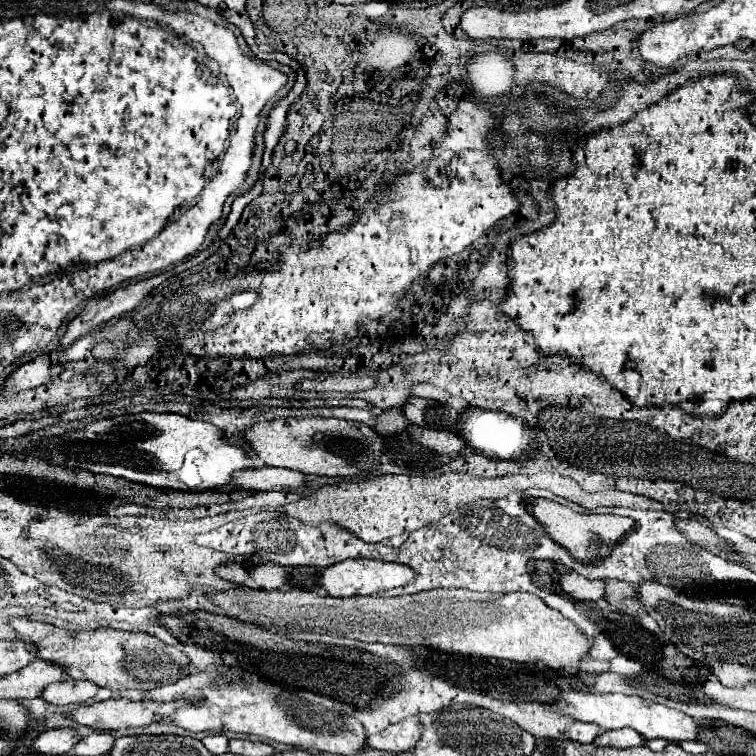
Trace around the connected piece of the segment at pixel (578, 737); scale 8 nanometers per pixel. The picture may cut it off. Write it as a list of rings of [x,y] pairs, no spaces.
[[[572,721],[564,733],[566,739],[578,741],[578,743],[592,743],[594,737],[600,733],[598,725],[592,723],[580,723],[580,721]]]

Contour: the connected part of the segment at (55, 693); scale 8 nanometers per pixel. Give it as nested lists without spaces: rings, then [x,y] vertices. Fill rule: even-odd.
[[[68,677],[62,683],[48,685],[48,689],[44,689],[42,697],[54,705],[84,705],[86,701],[94,699],[96,693],[98,693],[98,687],[94,683],[76,681],[76,679]]]

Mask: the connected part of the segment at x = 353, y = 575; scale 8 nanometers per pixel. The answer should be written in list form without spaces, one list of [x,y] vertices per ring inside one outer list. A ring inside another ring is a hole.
[[[346,559],[322,571],[320,587],[332,597],[354,597],[354,595],[376,595],[386,589],[404,587],[416,579],[416,571],[404,563],[386,563],[376,559]]]

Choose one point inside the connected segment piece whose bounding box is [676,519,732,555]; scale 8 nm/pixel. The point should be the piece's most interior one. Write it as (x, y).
(697, 533)

